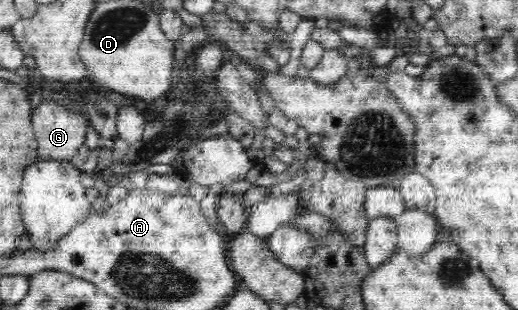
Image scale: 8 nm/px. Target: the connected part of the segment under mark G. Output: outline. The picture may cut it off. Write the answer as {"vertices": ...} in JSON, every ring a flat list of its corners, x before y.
{"vertices":[[43,100,34,110,38,159,69,161,85,142,86,118,55,101]]}

